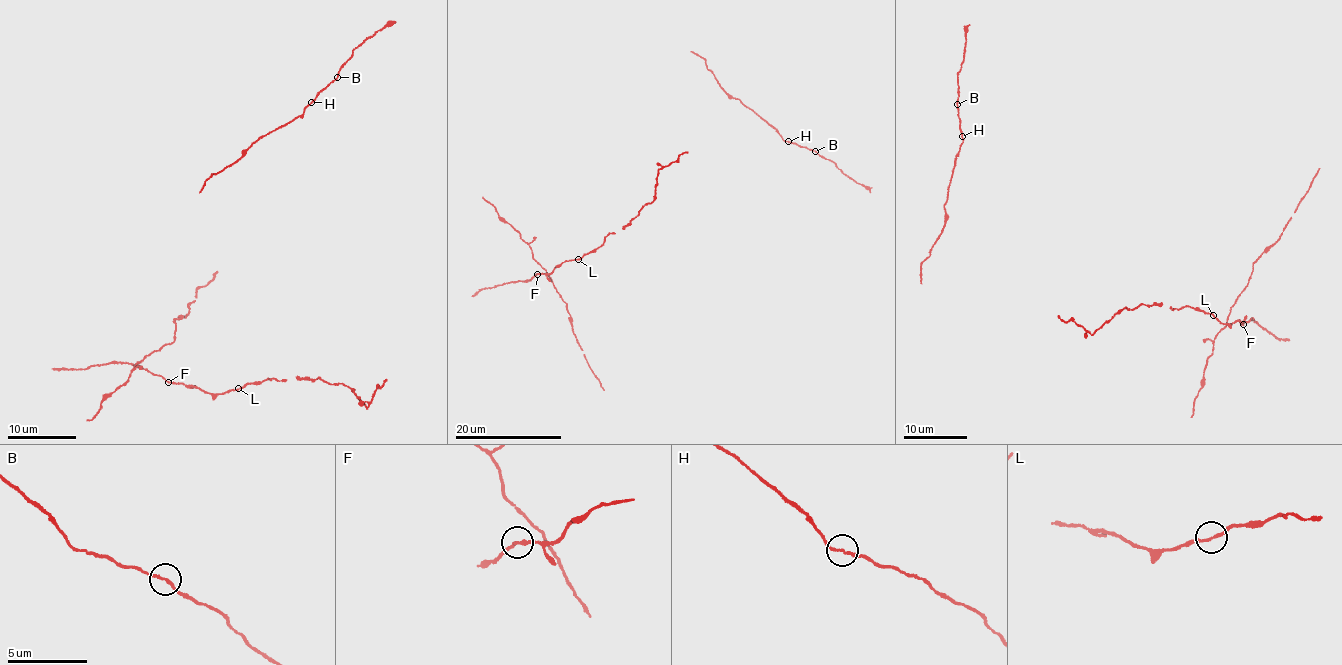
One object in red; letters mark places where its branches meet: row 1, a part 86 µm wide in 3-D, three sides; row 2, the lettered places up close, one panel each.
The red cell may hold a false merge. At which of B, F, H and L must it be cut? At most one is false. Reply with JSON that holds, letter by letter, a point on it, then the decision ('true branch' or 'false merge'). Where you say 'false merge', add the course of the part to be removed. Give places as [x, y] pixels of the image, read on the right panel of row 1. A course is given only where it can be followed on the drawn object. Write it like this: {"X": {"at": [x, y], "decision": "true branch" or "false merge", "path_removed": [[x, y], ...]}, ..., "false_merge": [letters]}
{"B": {"at": [957, 104], "decision": "true branch"}, "F": {"at": [1243, 324], "decision": "true branch"}, "H": {"at": [962, 136], "decision": "true branch"}, "L": {"at": [1213, 315], "decision": "true branch"}, "false_merge": []}

